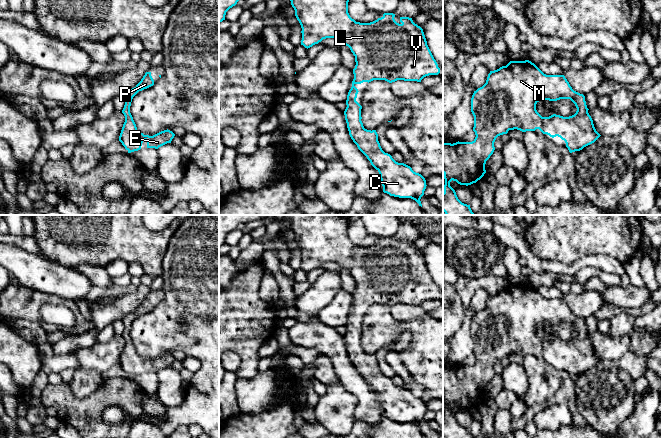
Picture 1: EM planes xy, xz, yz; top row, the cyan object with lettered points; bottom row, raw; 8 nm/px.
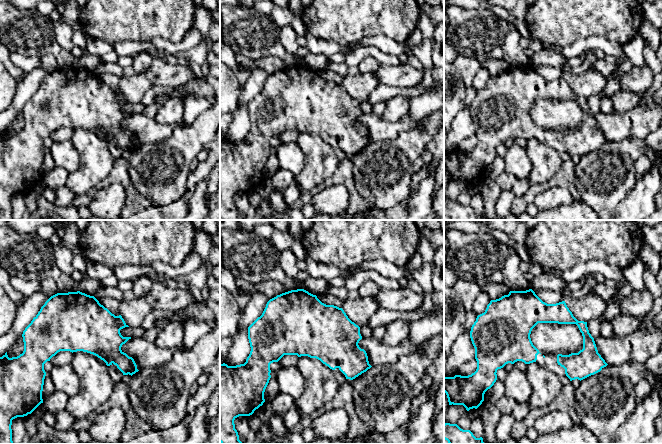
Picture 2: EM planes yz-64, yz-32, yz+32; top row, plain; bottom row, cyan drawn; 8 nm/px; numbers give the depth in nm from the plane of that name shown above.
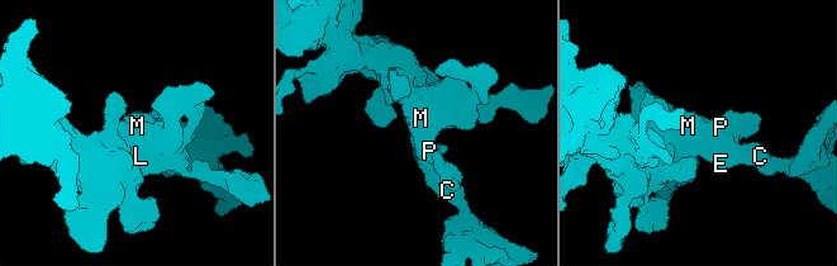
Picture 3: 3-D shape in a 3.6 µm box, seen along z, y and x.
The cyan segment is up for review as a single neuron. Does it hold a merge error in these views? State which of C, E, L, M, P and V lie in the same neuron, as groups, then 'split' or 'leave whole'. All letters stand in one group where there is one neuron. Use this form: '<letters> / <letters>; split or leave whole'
C E L M P V; leave whole

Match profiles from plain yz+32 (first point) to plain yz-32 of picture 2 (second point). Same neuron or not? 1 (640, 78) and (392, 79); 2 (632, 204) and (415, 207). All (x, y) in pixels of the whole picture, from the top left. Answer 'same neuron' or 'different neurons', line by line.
1: same neuron
2: same neuron

